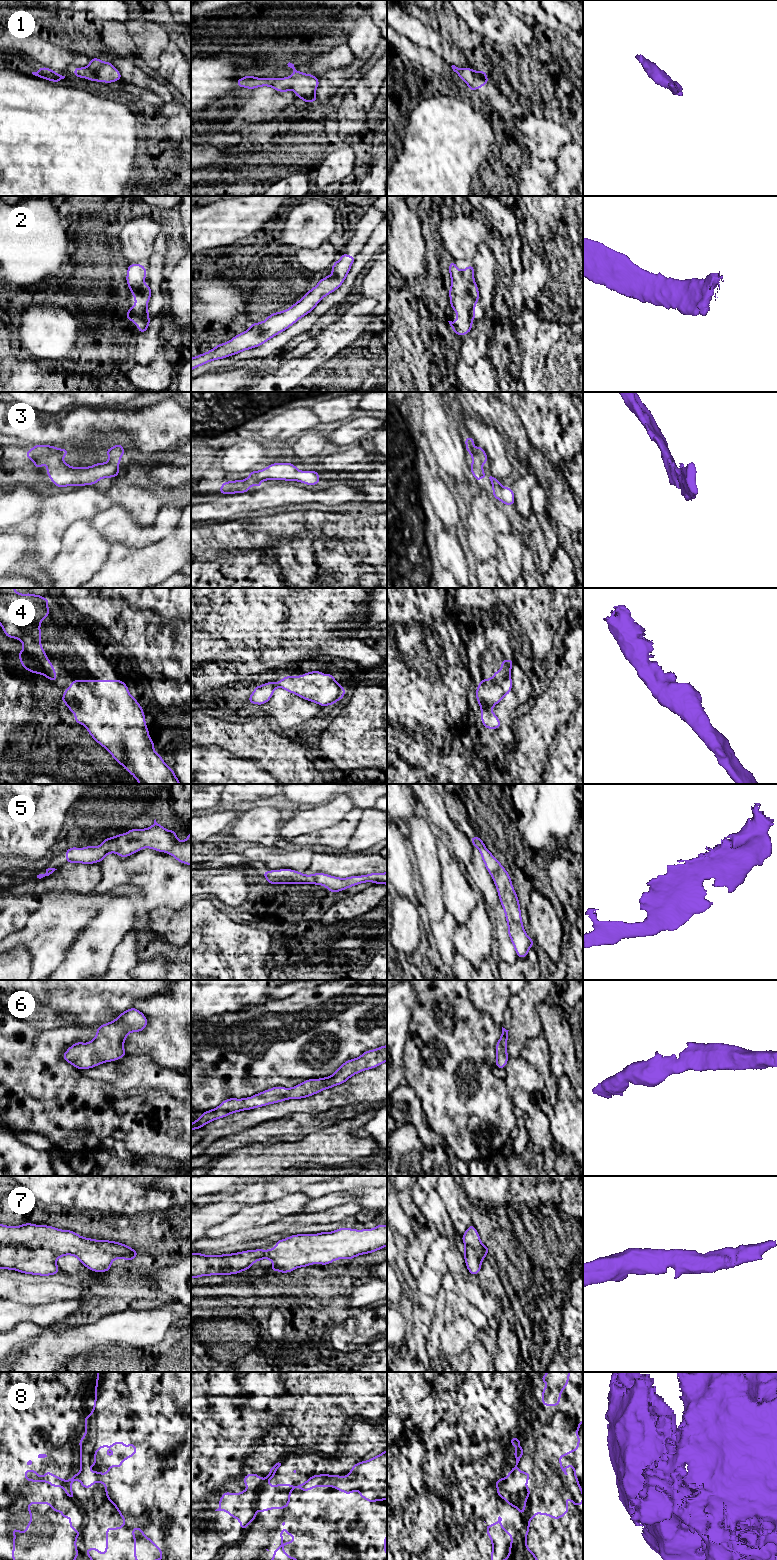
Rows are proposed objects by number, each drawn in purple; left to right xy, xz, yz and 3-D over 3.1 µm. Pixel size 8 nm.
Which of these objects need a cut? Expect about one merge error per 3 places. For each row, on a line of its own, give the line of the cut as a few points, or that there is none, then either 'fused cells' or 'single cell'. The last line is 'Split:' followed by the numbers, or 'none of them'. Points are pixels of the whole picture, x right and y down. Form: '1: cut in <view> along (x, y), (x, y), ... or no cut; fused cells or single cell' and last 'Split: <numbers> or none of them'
1: no cut; single cell
2: no cut; single cell
3: no cut; single cell
4: no cut; single cell
5: no cut; single cell
6: no cut; single cell
7: no cut; single cell
8: cut in xz along (273, 1474), (262, 1486), (255, 1507); fused cells
Split: 8

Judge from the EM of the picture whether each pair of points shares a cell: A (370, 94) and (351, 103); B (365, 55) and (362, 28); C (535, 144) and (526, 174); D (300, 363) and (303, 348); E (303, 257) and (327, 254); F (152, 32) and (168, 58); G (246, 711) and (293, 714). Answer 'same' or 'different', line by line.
A: different
B: same
C: different
D: different
E: same
F: different
G: same

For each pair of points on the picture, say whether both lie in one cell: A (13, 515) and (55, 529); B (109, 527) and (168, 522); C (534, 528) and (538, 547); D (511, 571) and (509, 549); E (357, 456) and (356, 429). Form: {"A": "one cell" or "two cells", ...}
{"A": "two cells", "B": "one cell", "C": "one cell", "D": "one cell", "E": "two cells"}

